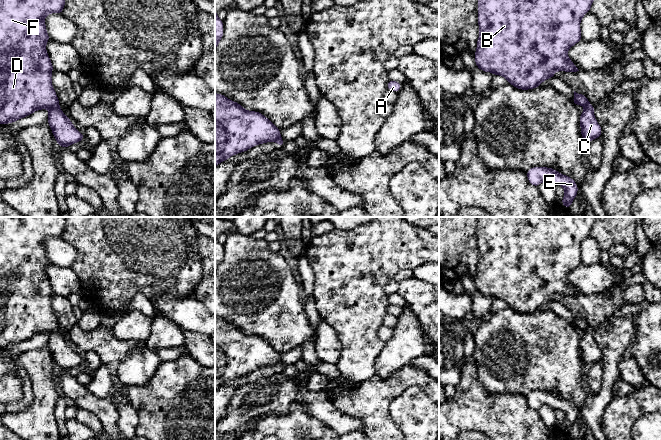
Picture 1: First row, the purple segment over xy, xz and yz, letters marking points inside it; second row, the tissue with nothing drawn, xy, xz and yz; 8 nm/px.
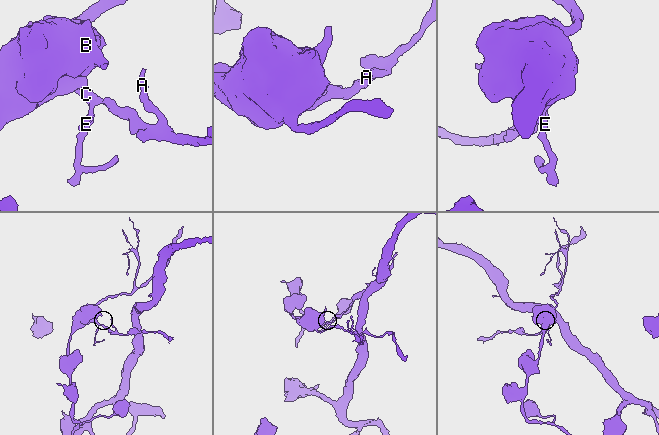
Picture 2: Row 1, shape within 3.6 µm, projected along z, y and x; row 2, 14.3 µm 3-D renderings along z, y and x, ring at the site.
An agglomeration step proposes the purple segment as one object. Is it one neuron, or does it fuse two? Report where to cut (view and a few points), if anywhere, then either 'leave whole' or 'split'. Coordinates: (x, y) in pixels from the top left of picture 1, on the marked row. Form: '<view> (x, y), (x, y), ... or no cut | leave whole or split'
xy (58, 105), (50, 109) | split

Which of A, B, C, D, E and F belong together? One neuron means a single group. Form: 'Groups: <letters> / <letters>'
Groups: A C E / B D F

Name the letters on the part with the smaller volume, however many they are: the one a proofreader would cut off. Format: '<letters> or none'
A, C, E

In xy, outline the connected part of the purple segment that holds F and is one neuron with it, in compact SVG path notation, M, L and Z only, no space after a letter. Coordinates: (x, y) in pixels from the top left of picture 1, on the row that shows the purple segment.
M0 0L0 124L8 124L29 116L40 109L51 109L59 106L59 100L52 86L51 73L54 70L46 51L46 43L50 40L46 31L44 18L50 13L62 14L65 0Z

